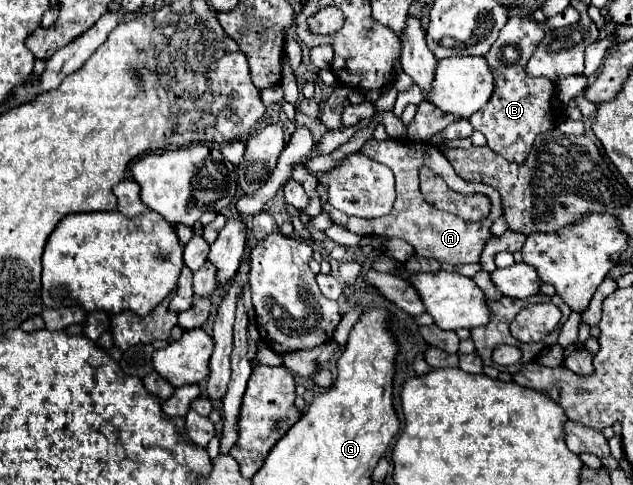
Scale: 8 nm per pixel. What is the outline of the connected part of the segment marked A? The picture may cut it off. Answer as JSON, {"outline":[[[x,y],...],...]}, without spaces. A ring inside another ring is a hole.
{"outline":[[[369,138],[359,152],[365,154],[365,156],[369,156],[369,158],[373,158],[375,162],[385,164],[387,168],[393,170],[393,174],[395,174],[395,190],[397,190],[395,206],[393,206],[393,210],[387,216],[373,218],[373,220],[357,218],[357,216],[347,216],[347,214],[339,212],[337,208],[333,208],[327,202],[327,186],[325,184],[319,184],[317,186],[317,196],[321,200],[321,212],[329,214],[329,218],[333,220],[333,224],[339,224],[339,226],[343,226],[349,232],[359,234],[359,236],[389,236],[389,238],[401,238],[401,240],[409,242],[415,248],[415,254],[417,256],[433,258],[439,264],[447,262],[447,264],[453,264],[455,266],[455,264],[479,262],[479,254],[481,254],[485,242],[491,238],[489,228],[501,216],[501,210],[503,210],[499,192],[491,190],[491,186],[463,182],[455,174],[453,166],[443,156],[443,152],[437,146],[429,144],[429,142],[413,142],[413,140],[407,140],[407,138],[405,140],[395,140],[395,138],[375,140],[375,138]],[[421,166],[429,166],[435,174],[439,174],[453,192],[459,192],[459,194],[485,194],[491,200],[491,212],[489,212],[489,216],[483,218],[483,220],[477,220],[477,222],[467,222],[467,220],[463,220],[463,218],[459,218],[455,214],[437,210],[431,204],[427,204],[423,200],[421,190],[419,190],[419,168]]]}

